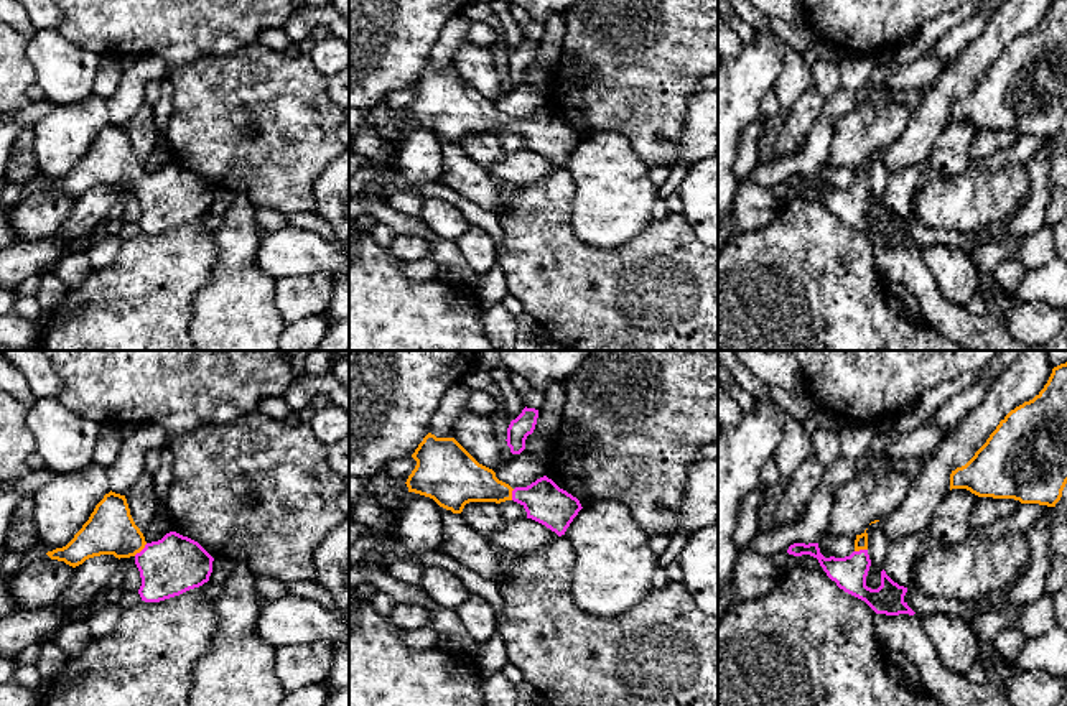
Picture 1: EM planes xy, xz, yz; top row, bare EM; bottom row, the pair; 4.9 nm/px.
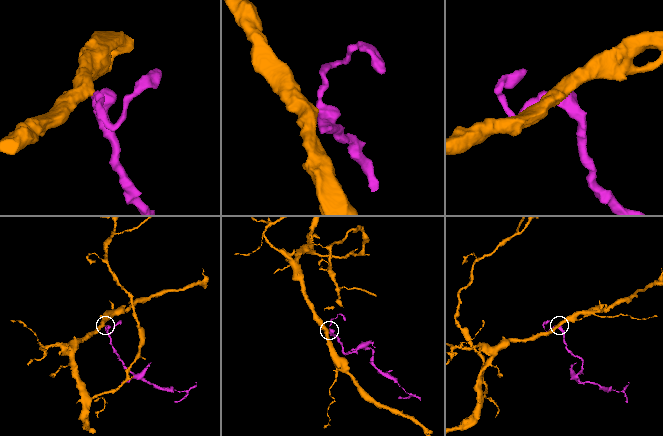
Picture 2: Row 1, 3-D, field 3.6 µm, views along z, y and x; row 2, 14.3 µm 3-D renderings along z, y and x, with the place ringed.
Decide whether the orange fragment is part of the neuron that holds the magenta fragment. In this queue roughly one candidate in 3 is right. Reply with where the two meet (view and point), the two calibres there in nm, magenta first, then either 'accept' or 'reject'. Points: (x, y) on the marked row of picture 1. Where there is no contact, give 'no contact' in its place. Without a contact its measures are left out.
xy (142, 550) | 280/240 nm | accept

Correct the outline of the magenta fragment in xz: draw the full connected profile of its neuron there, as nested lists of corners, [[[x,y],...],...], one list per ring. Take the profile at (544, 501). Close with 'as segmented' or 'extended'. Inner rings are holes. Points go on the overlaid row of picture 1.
[[[428,433],[412,458],[415,469],[407,479],[408,492],[433,499],[440,507],[461,513],[469,502],[520,504],[532,518],[558,536],[583,509],[580,500],[547,476],[527,487],[512,489],[496,472],[479,464],[454,438]]]; extended

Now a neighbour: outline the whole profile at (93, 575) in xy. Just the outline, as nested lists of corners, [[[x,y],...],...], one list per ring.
[[[100,555],[86,560],[74,568],[69,586],[56,601],[56,607],[64,615],[81,615],[81,612],[92,606],[96,594],[107,586],[119,566],[119,558],[114,555]]]

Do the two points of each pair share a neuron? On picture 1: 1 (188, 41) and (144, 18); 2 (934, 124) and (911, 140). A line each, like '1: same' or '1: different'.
1: same
2: same

